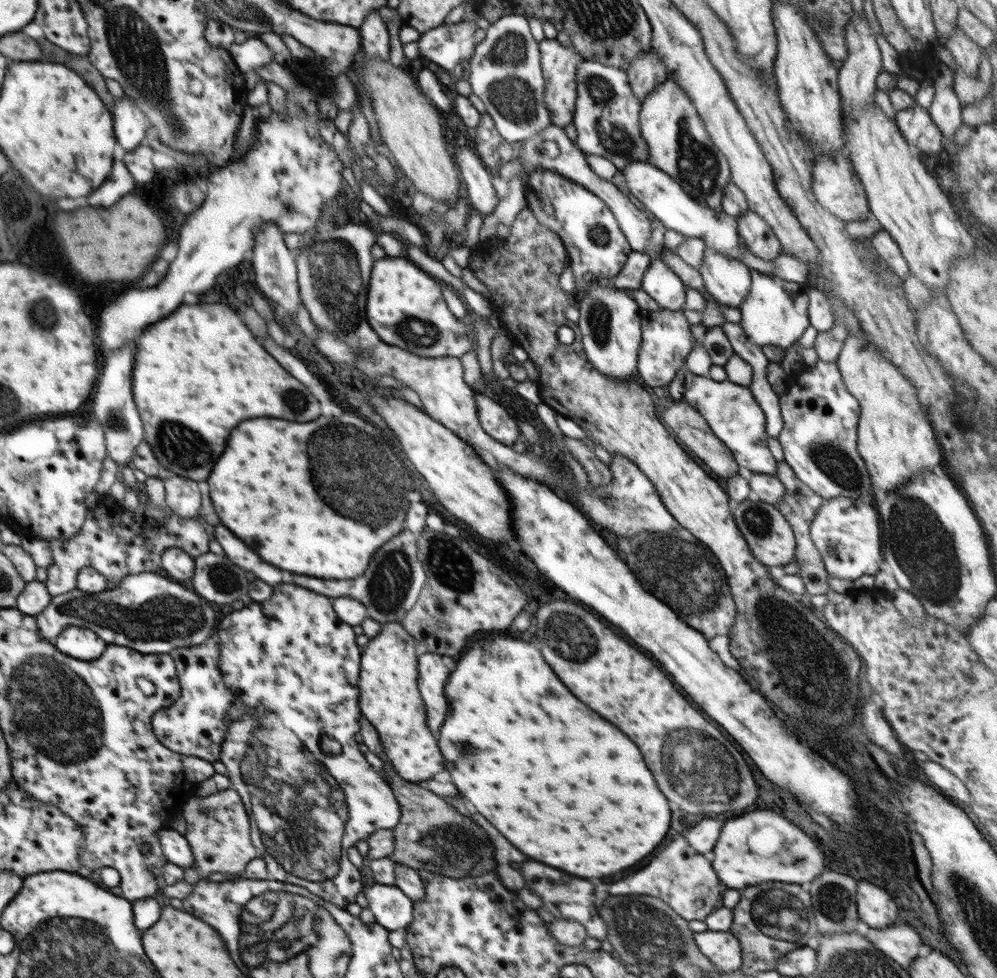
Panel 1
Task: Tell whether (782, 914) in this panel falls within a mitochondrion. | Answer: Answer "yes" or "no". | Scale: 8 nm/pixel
yes

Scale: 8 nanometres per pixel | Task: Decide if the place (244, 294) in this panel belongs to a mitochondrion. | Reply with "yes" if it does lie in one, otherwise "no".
no

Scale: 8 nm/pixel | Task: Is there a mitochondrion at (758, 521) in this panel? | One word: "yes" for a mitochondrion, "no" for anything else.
yes

